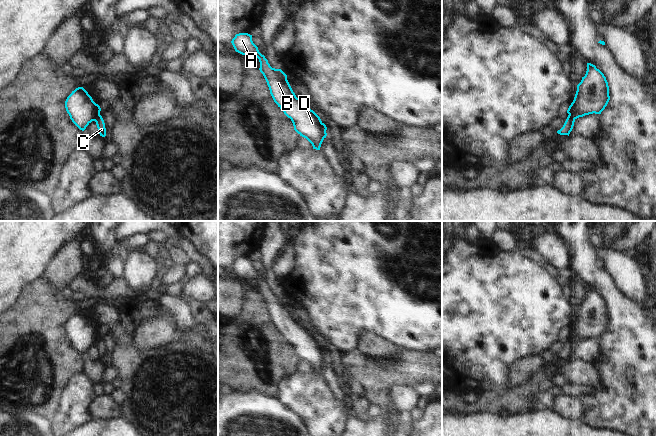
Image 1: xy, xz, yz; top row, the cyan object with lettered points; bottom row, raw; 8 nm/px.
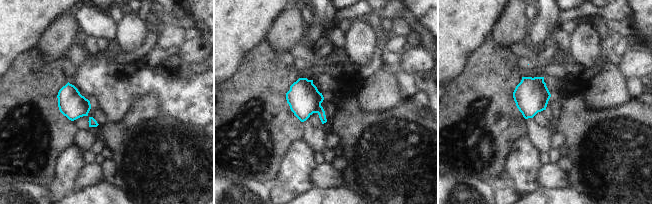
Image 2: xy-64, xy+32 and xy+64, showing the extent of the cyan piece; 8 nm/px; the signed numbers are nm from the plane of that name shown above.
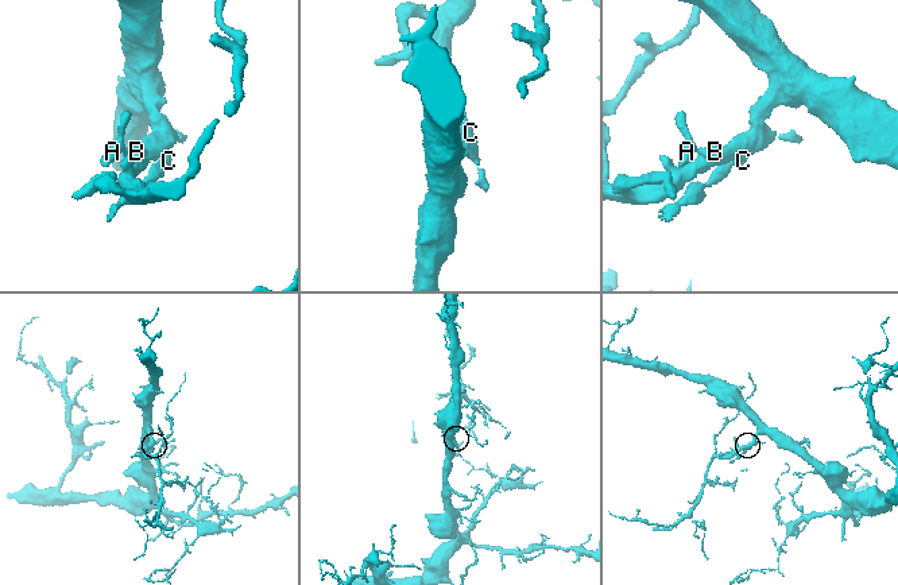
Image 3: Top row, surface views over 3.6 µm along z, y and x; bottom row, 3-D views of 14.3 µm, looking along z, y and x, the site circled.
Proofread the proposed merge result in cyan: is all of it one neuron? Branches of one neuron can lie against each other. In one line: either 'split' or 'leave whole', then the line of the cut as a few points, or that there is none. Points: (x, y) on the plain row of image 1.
split | xy (99, 338), (94, 344)

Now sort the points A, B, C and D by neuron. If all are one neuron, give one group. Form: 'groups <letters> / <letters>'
groups A B D / C

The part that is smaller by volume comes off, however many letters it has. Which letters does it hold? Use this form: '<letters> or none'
C

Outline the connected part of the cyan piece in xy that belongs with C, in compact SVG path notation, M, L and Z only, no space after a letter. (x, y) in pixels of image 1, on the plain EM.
M101 339L97 340L95 343L98 355L100 360L105 361L106 360L106 352L105 352L105 347Z

